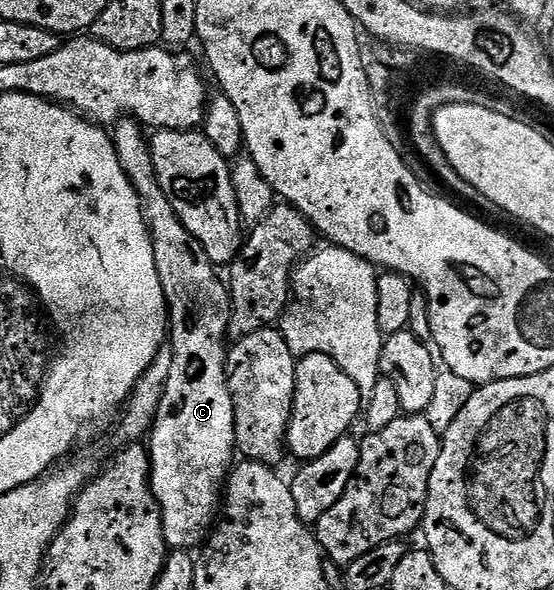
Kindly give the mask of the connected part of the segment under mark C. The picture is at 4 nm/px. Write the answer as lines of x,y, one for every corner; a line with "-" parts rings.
125,115
118,118
111,126
111,137
113,139
113,147
116,150
116,156
119,157
120,167
123,168
125,175
132,182
132,186
136,190
136,194
140,198
141,207
144,210
144,218
149,226
149,234
152,236
152,247
155,248
155,268
159,272
159,284
163,284
163,296
165,303
169,305
169,325
171,327
167,338
173,348
173,359
169,362
169,375
165,381
165,391
163,392
163,400
157,409
157,416
153,420
153,428
147,435
147,449
149,451
149,483
153,489
155,500
161,509
161,519
163,520
163,536
165,537
166,547
174,550
192,551
193,546
200,547
206,541
207,535
210,533
211,527
215,522
215,515
219,510
219,503
223,498
223,487
229,477
229,471
234,465
235,451
237,450
237,437
235,436
235,408
233,407
233,394
229,390
229,371
227,369
227,339
229,338
229,317
231,316
231,304
229,303
229,287
219,275
218,267
214,266
211,259
207,256
207,252
203,250
203,246
186,228
177,216
175,210
171,206
171,202
167,199
167,194
163,192
162,186
158,182
158,176
155,172
154,160
150,154
150,141
148,140
146,131
141,123

